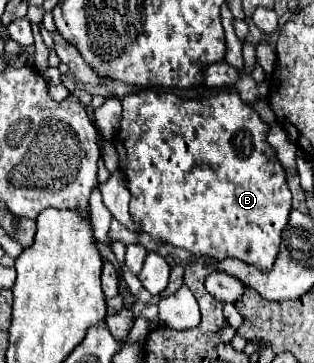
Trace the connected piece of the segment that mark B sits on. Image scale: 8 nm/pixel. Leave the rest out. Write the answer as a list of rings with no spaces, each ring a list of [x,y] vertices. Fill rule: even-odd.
[[[142,91],[142,93],[136,93],[136,95],[126,95],[122,99],[122,119],[120,119],[120,131],[114,137],[114,147],[120,155],[120,169],[126,175],[128,189],[132,193],[130,213],[134,215],[134,219],[138,219],[142,223],[142,227],[148,235],[152,235],[154,239],[168,241],[174,247],[186,249],[186,251],[194,253],[196,257],[198,255],[210,255],[214,259],[234,257],[234,259],[240,259],[248,265],[258,267],[260,271],[270,271],[270,267],[272,267],[272,263],[278,255],[282,229],[286,227],[288,213],[292,209],[292,193],[290,193],[290,187],[286,183],[286,171],[280,165],[274,149],[266,141],[268,131],[270,131],[270,127],[250,109],[248,103],[244,103],[240,99],[238,93],[222,91],[214,97],[200,99],[200,101],[198,99],[182,99],[180,95],[166,93],[166,91]]]

